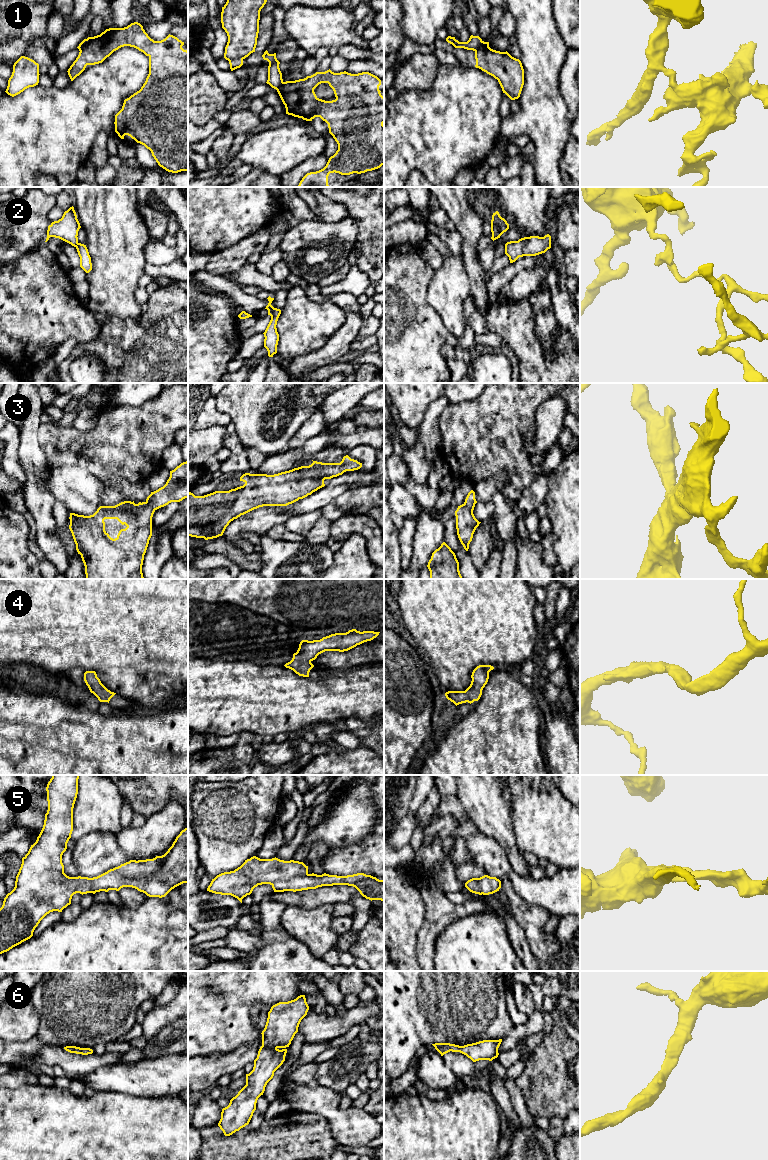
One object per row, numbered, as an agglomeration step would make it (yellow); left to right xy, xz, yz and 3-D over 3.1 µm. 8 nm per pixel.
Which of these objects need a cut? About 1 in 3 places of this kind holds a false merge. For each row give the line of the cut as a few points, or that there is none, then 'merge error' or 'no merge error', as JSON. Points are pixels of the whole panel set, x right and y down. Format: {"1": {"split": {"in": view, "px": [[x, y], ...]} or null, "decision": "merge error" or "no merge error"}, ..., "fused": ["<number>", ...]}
{"1": {"split": {"in": "yz", "px": [[483, 41], [475, 51]]}, "decision": "merge error"}, "2": {"split": {"in": "xz", "px": [[274, 308], [270, 315]]}, "decision": "merge error"}, "3": {"split": null, "decision": "no merge error"}, "4": {"split": null, "decision": "no merge error"}, "5": {"split": null, "decision": "no merge error"}, "6": {"split": null, "decision": "no merge error"}, "fused": ["1", "2"]}

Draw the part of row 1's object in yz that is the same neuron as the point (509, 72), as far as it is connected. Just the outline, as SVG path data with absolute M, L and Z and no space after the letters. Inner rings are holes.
M489 42L482 43L475 51L476 68L498 80L503 93L511 100L520 97L524 85L524 69L519 59L507 51L500 52L489 47Z

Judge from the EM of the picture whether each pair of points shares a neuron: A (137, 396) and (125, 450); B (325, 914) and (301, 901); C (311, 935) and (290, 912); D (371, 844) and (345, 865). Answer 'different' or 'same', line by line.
A: different
B: different
C: same
D: same

